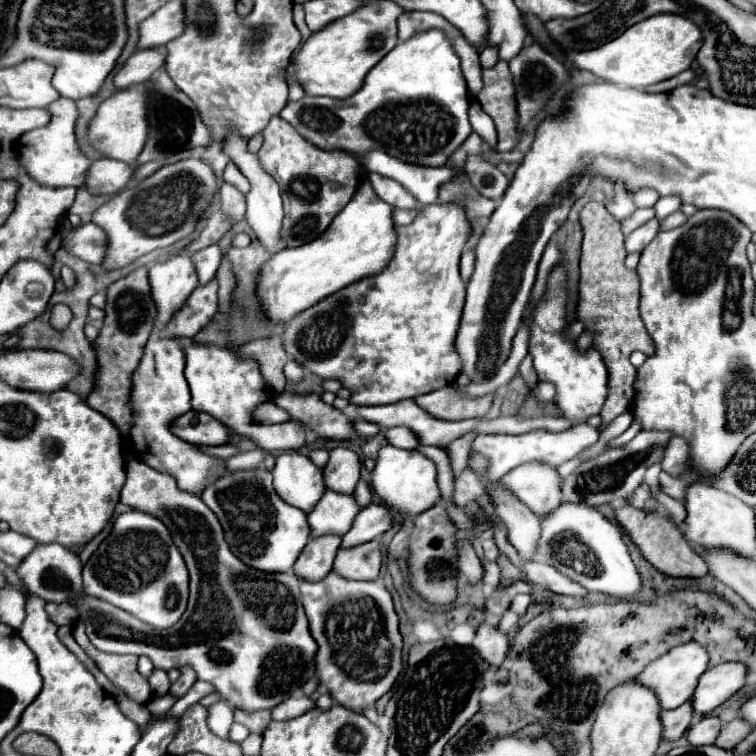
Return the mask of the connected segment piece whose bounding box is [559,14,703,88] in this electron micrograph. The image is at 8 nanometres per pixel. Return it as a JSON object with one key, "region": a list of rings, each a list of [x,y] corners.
{"region":[[[657,14],[631,26],[617,40],[601,44],[595,50],[573,50],[561,46],[559,50],[565,56],[563,62],[571,64],[577,70],[587,70],[611,84],[627,88],[647,88],[687,70],[693,64],[701,42],[703,34],[693,22],[685,20],[679,14]]]}

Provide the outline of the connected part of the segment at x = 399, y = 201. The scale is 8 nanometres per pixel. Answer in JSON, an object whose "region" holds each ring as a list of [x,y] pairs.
{"region":[[[369,172],[367,178],[371,178],[371,186],[373,190],[377,192],[377,196],[381,200],[385,200],[387,204],[391,204],[393,208],[415,208],[417,206],[417,200],[395,180],[391,178],[385,178],[381,174],[375,174],[375,172]]]}

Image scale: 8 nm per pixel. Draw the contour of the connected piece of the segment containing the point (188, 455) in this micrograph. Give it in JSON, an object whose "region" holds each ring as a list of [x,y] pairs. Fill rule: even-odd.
{"region":[[[149,338],[143,358],[133,372],[133,410],[137,410],[137,426],[133,426],[131,442],[141,456],[141,462],[159,472],[169,472],[181,490],[201,494],[205,486],[225,474],[225,460],[201,452],[169,430],[173,418],[191,410],[191,392],[183,376],[183,366],[185,354],[177,338]]]}

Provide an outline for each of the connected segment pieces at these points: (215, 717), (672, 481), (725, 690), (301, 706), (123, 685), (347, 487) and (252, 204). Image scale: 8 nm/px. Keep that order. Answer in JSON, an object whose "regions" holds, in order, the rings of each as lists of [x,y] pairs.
{"regions":[[[[221,700],[209,708],[209,728],[223,740],[229,740],[229,728],[233,724],[233,710],[231,706]]],[[[661,472],[659,480],[661,480],[661,492],[665,492],[667,496],[671,496],[671,498],[675,498],[675,500],[683,500],[683,498],[685,498],[685,490],[687,490],[687,486],[691,484],[685,476],[673,478],[673,476],[669,476],[667,472]]],[[[725,662],[709,668],[693,694],[695,716],[709,714],[745,686],[747,668],[741,662]]],[[[297,690],[293,696],[289,697],[289,700],[285,700],[283,704],[279,704],[279,706],[275,706],[271,710],[271,718],[273,720],[289,720],[289,718],[301,716],[303,712],[315,707],[315,701],[311,700],[309,696],[305,696],[300,690]]],[[[77,622],[73,626],[73,638],[77,640],[77,644],[87,652],[87,656],[91,656],[91,660],[99,666],[99,670],[121,690],[125,690],[129,694],[131,700],[139,702],[139,704],[147,704],[149,698],[153,696],[147,678],[143,678],[137,670],[137,656],[117,656],[117,654],[105,654],[99,652],[97,648],[93,648],[93,644],[89,642],[87,634],[85,634],[85,626],[81,626],[81,622]]],[[[333,448],[329,462],[323,470],[325,486],[341,494],[353,494],[355,484],[359,482],[359,472],[361,472],[361,458],[353,450]]],[[[229,134],[221,144],[223,144],[225,152],[229,154],[231,162],[235,162],[239,166],[239,170],[247,176],[247,180],[251,184],[251,190],[247,194],[247,214],[245,214],[245,220],[249,222],[249,226],[253,228],[253,232],[257,234],[259,242],[265,246],[265,250],[269,254],[275,254],[277,250],[283,250],[285,248],[285,242],[283,242],[283,236],[281,236],[283,206],[281,206],[281,192],[279,192],[277,182],[269,174],[265,174],[265,170],[259,166],[257,156],[247,152],[247,142],[245,142],[243,136]]]]}

